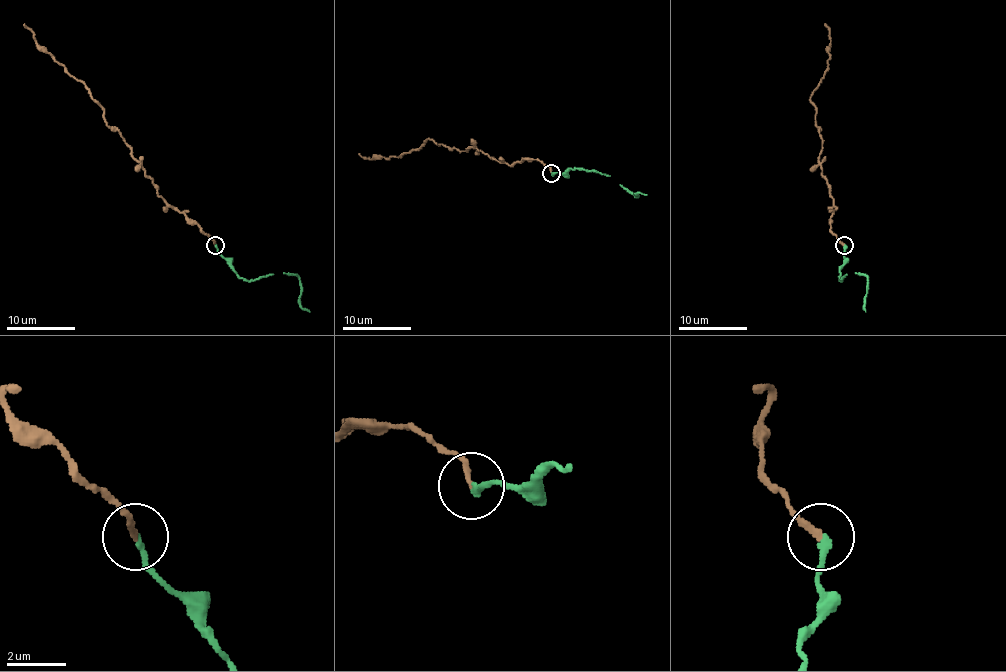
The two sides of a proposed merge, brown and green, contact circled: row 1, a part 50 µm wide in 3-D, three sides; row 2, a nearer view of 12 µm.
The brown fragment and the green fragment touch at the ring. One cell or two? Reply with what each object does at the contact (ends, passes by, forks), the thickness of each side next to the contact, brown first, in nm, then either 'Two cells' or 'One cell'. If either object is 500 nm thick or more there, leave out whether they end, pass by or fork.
At the ring brown ends. At the ring green ends. Thickness 190 nm (brown) against 200 nm. One cell

